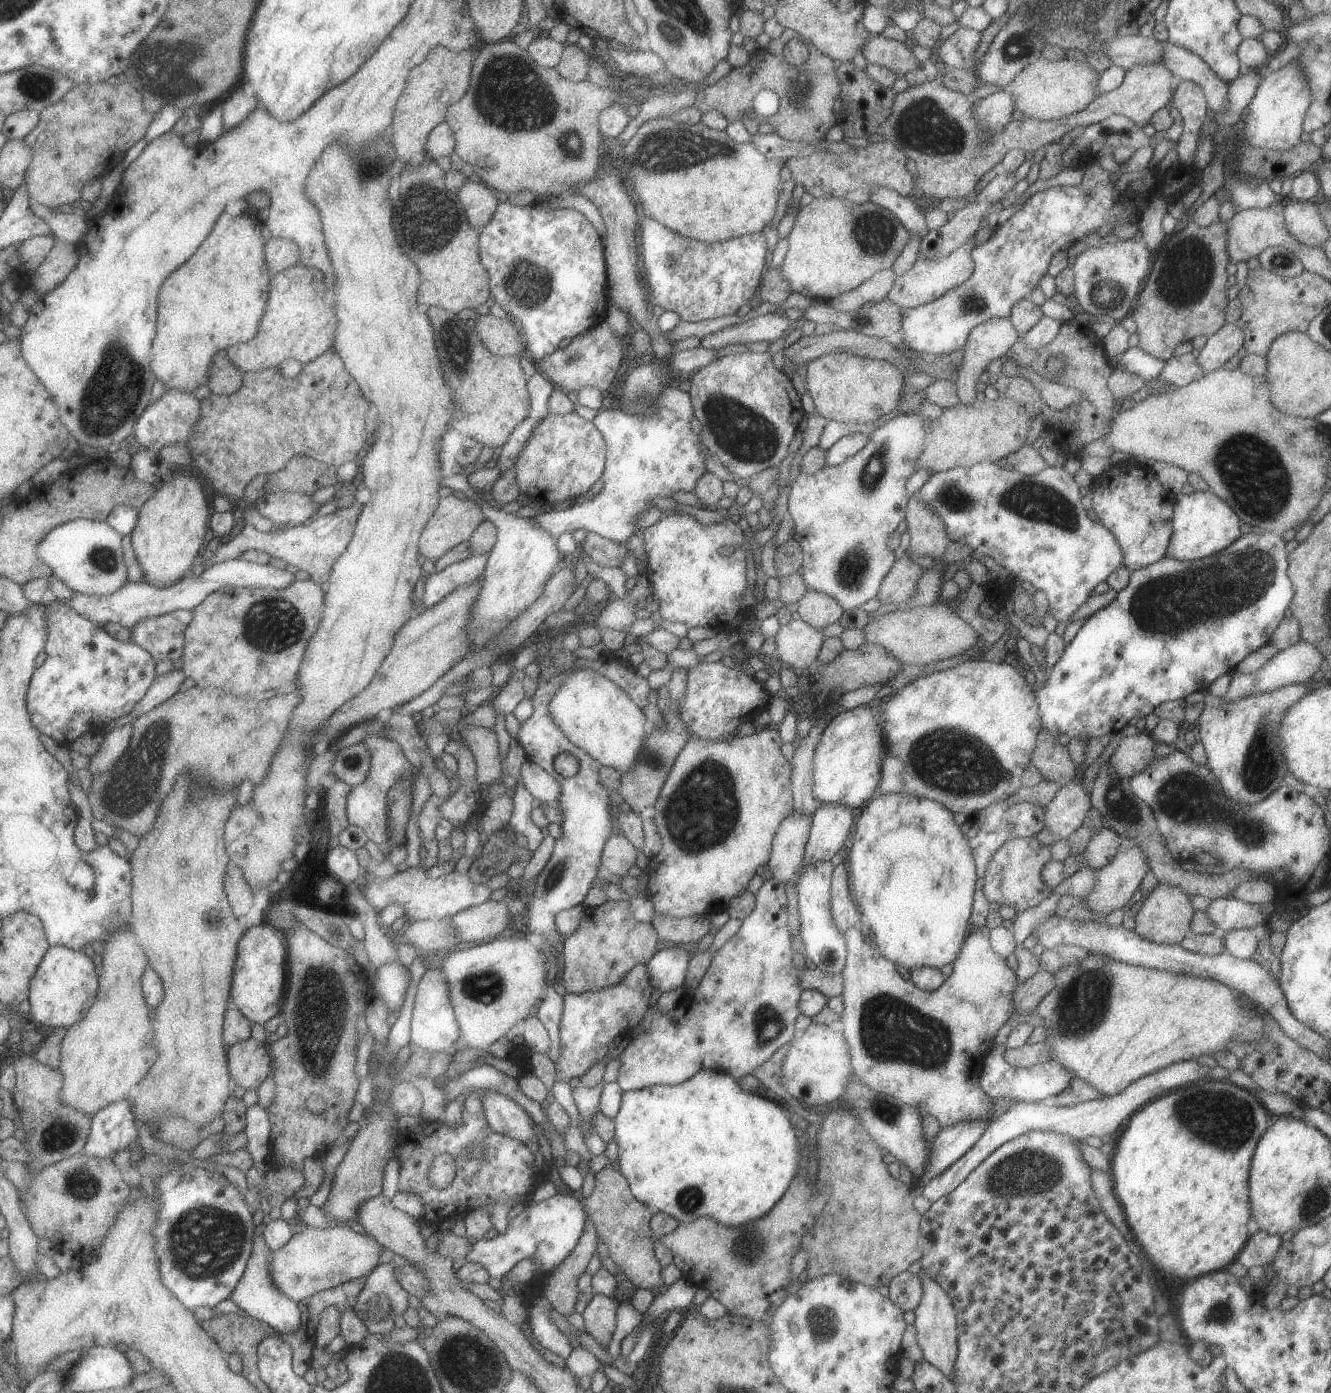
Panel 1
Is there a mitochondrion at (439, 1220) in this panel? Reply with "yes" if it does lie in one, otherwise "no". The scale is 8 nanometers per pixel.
no

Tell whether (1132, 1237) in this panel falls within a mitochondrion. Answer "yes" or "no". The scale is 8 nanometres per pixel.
no

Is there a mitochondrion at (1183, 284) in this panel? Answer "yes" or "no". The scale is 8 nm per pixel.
yes

